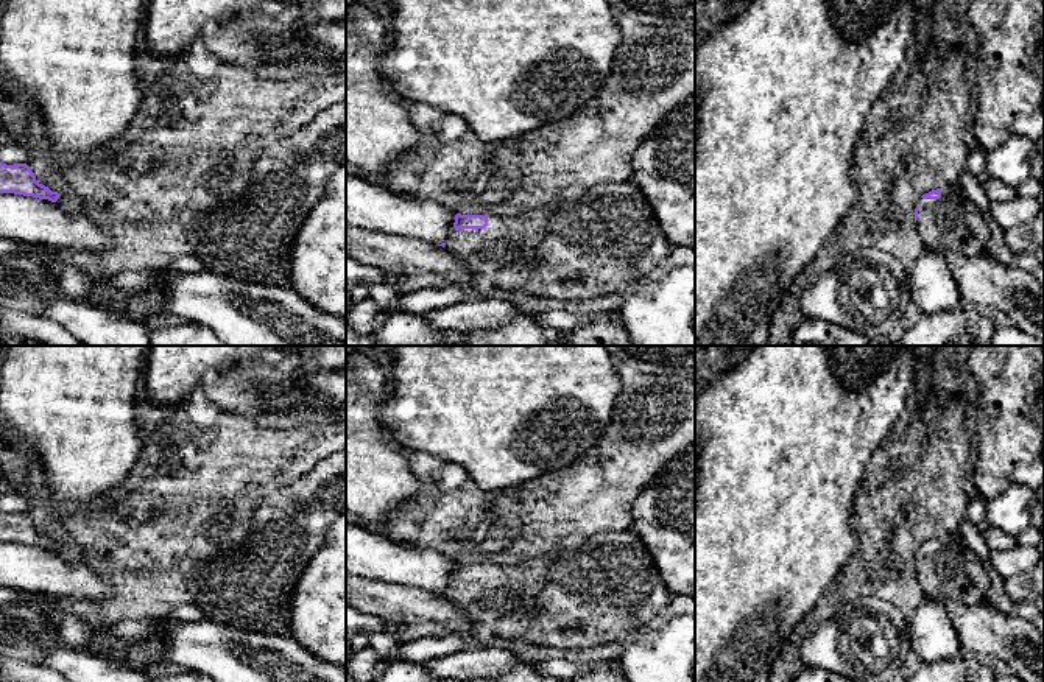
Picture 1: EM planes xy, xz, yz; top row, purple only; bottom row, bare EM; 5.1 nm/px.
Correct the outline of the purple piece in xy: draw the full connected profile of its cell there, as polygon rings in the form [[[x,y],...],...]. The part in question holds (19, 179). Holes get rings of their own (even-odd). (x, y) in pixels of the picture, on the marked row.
[[[0,162],[0,193],[14,193],[48,199],[56,202],[61,196],[36,181],[34,173],[26,163],[6,165]]]

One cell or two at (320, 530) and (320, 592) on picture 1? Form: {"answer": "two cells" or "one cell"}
{"answer": "two cells"}

